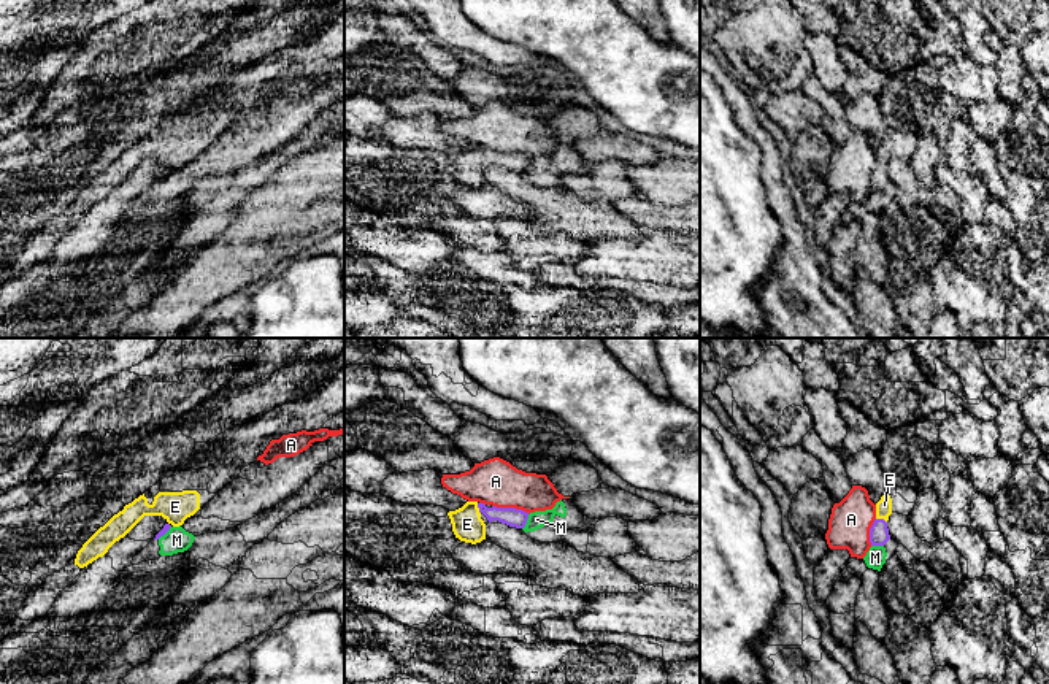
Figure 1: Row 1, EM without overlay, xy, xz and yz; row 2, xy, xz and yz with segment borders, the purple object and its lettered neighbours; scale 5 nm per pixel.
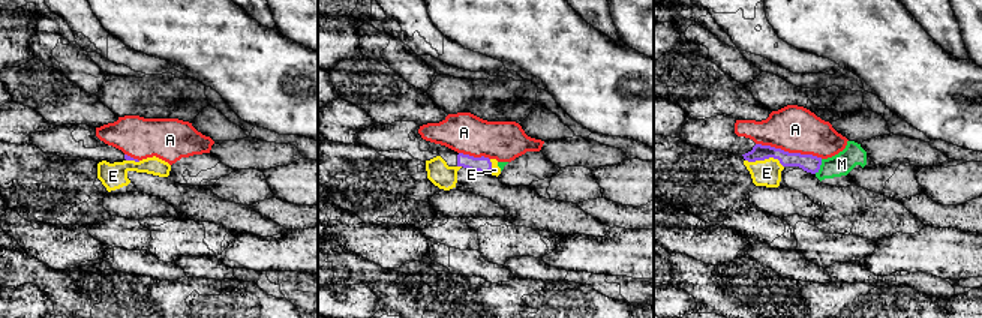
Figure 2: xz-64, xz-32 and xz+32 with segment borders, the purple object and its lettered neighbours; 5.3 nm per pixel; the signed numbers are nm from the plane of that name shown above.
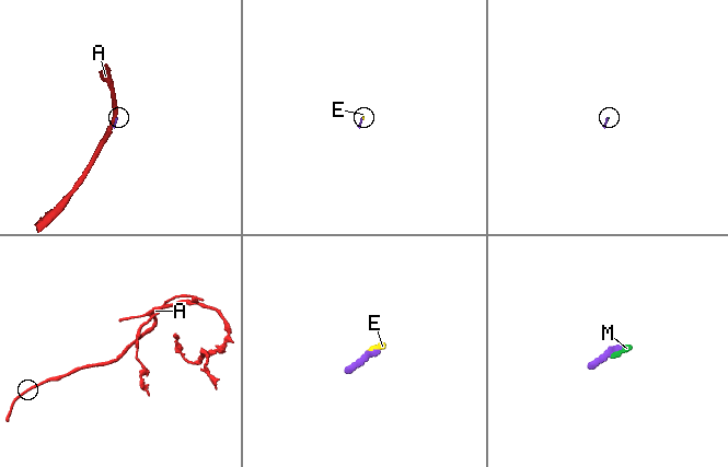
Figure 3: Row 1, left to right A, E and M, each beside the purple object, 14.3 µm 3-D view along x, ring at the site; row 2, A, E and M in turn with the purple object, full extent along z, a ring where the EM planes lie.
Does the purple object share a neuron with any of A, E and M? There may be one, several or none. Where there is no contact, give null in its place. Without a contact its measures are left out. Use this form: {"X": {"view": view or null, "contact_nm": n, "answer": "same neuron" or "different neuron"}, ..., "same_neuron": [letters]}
{"A": {"view": "xz", "contact_nm": 200, "answer": "different neuron"}, "E": {"view": "yz", "contact_nm": 60, "answer": "same neuron"}, "M": {"view": "xz", "contact_nm": 90, "answer": "different neuron"}, "same_neuron": ["E"]}

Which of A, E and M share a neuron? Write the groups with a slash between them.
A / E / M

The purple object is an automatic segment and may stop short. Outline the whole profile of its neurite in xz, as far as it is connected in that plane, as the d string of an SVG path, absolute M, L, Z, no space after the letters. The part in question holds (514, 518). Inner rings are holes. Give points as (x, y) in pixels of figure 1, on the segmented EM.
M467 501L462 508L448 513L455 538L471 544L486 540L486 524L481 519L482 514L489 522L498 521L516 528L524 528L528 519L528 513L522 509L487 508L484 503Z

